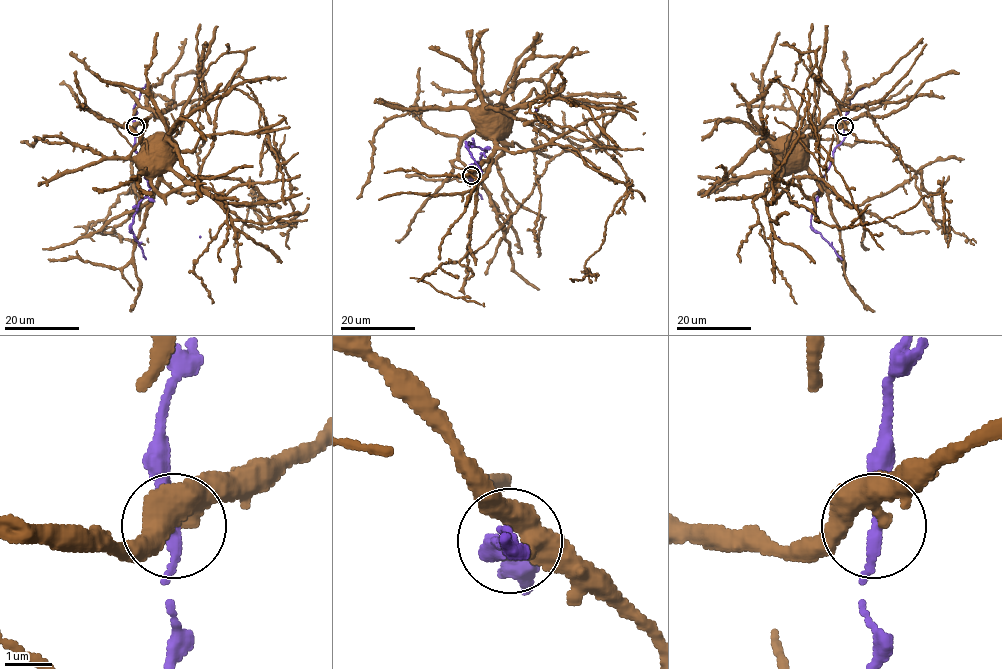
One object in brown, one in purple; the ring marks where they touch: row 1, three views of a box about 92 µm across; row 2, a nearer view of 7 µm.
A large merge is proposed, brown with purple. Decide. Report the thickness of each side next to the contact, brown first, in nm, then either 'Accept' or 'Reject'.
Thickness 280 nm (brown) against 190 nm. Reject

